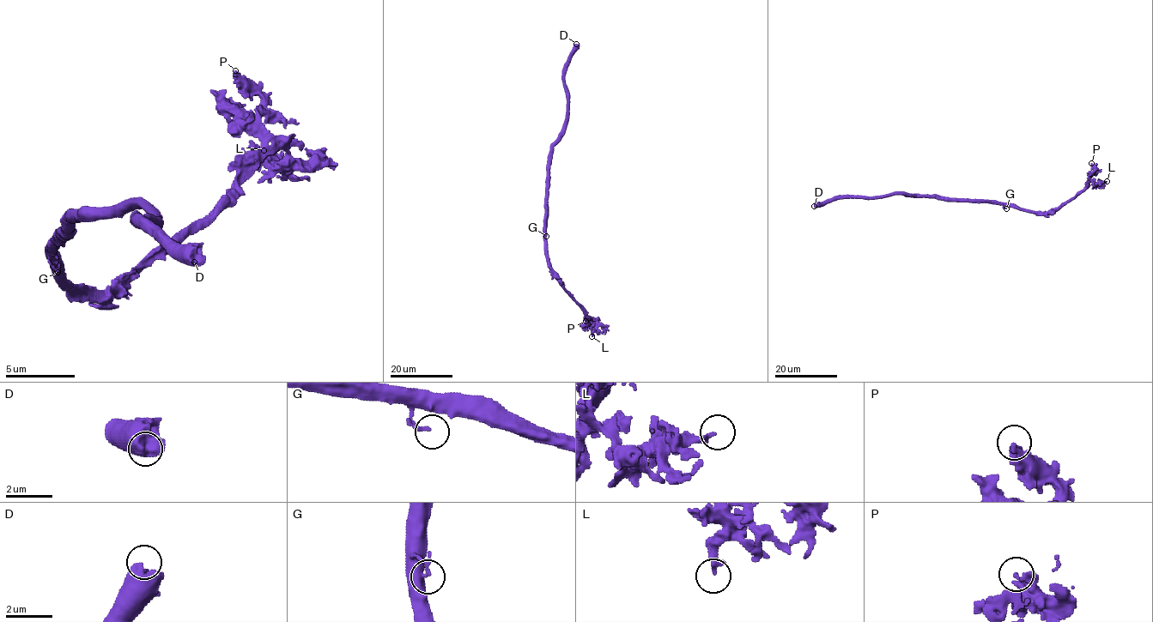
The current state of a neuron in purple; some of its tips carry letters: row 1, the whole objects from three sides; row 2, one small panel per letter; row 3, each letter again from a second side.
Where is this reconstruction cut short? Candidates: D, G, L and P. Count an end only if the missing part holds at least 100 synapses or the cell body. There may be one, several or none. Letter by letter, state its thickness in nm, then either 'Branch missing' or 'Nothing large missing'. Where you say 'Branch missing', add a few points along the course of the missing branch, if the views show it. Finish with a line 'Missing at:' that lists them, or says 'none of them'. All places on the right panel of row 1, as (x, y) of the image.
D: Thickness 650 nm. Branch missing
G: Thickness 140 nm. Nothing large missing
L: Thickness 220 nm. Nothing large missing
P: Thickness 240 nm. Nothing large missing
Missing at: D

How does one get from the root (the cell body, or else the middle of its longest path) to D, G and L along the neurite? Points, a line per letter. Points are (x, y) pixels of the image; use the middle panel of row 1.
D: (547, 201), (550, 147), (564, 129), (566, 117), (564, 65), (576, 44)
G: (547, 201), (546, 236)
L: (547, 201), (545, 250), (549, 268), (568, 295), (597, 322), (591, 336)

